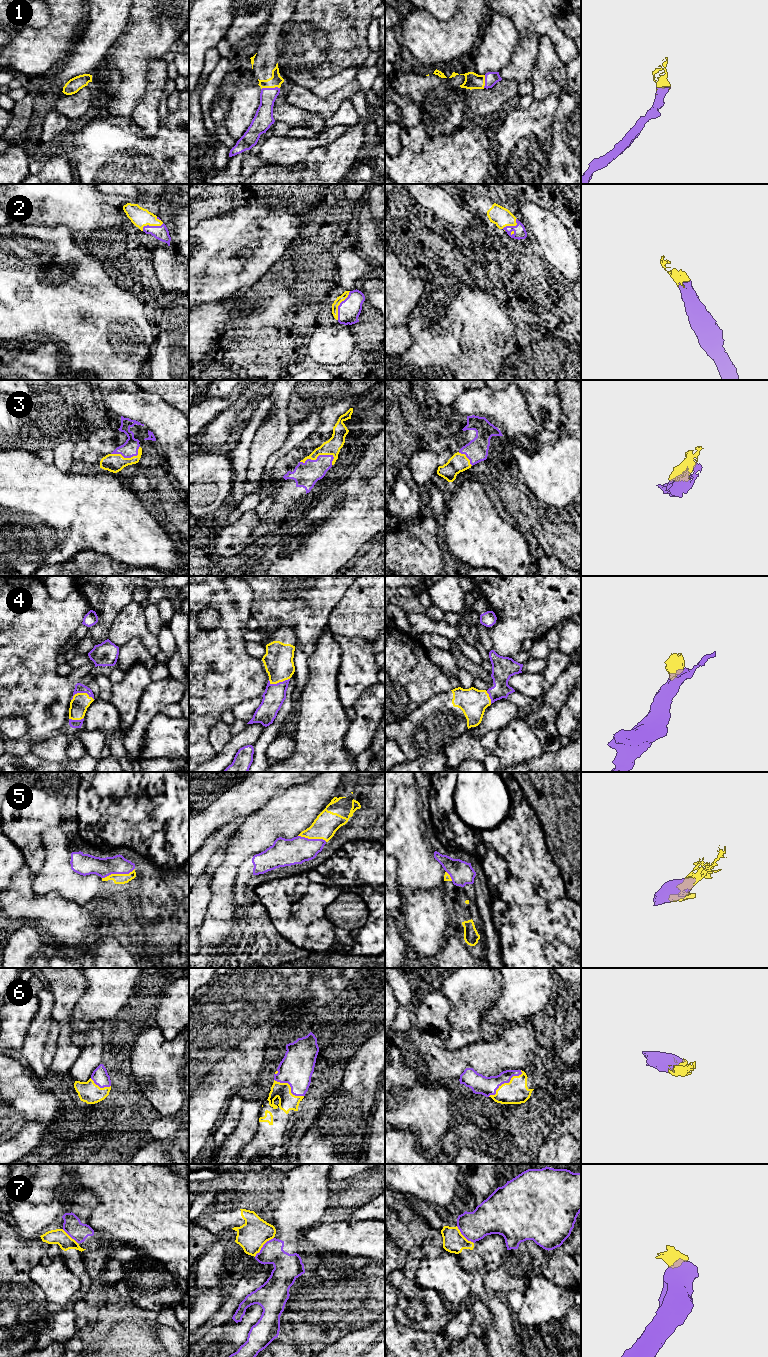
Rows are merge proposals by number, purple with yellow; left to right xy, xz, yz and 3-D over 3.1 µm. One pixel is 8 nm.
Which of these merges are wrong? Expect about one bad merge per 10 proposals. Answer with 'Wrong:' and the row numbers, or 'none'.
Wrong: 7

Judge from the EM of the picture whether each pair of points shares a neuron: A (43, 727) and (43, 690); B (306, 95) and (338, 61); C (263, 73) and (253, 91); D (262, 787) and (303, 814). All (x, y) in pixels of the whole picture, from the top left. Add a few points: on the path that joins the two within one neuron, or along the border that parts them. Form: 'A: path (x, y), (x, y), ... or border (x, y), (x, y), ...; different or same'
A: path (42, 718), (42, 699); same
B: border (293, 84), (307, 87), (310, 90); different
C: border (258, 84), (260, 87), (260, 99), (257, 108); different
D: border (296, 785), (269, 798), (257, 810); different

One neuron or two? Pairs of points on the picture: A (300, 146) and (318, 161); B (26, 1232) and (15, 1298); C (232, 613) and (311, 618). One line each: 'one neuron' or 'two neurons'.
A: two neurons
B: two neurons
C: two neurons

